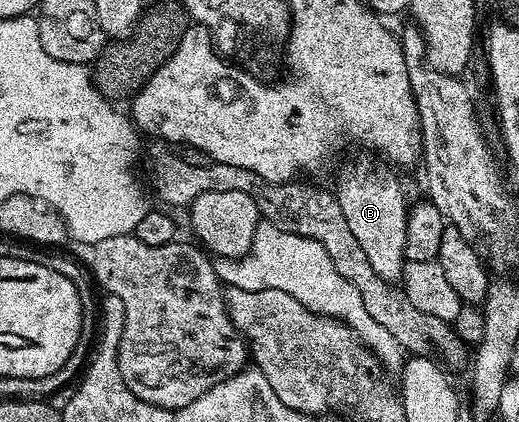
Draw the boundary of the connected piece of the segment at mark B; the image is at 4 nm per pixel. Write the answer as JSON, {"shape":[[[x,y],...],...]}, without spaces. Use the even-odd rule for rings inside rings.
{"shape":[[[354,164],[342,172],[338,180],[336,195],[340,210],[348,222],[348,230],[360,242],[360,250],[368,258],[372,270],[388,282],[402,279],[402,268],[406,264],[406,214],[408,203],[402,197],[402,188],[398,180],[389,172],[391,169],[369,168],[366,164]]]}

